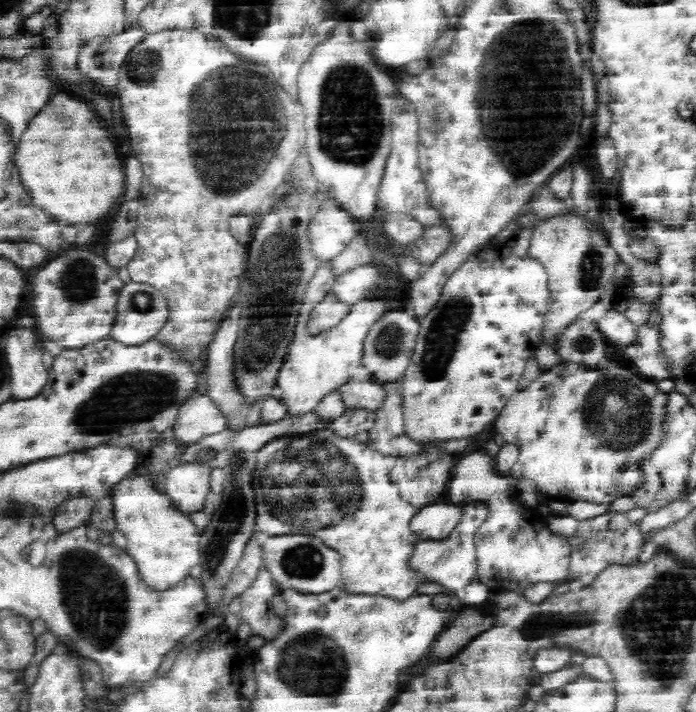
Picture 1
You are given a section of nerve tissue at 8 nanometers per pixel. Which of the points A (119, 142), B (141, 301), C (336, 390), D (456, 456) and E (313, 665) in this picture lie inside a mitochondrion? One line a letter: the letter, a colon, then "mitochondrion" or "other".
A: other
B: mitochondrion
C: other
D: other
E: mitochondrion

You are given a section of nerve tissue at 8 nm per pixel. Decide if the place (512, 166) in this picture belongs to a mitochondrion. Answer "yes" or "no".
yes

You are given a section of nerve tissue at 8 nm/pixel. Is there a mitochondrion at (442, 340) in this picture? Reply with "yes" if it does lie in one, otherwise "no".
yes

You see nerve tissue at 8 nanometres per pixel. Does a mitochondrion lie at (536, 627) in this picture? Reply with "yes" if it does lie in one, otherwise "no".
yes

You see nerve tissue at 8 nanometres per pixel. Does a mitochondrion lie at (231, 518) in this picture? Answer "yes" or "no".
yes

